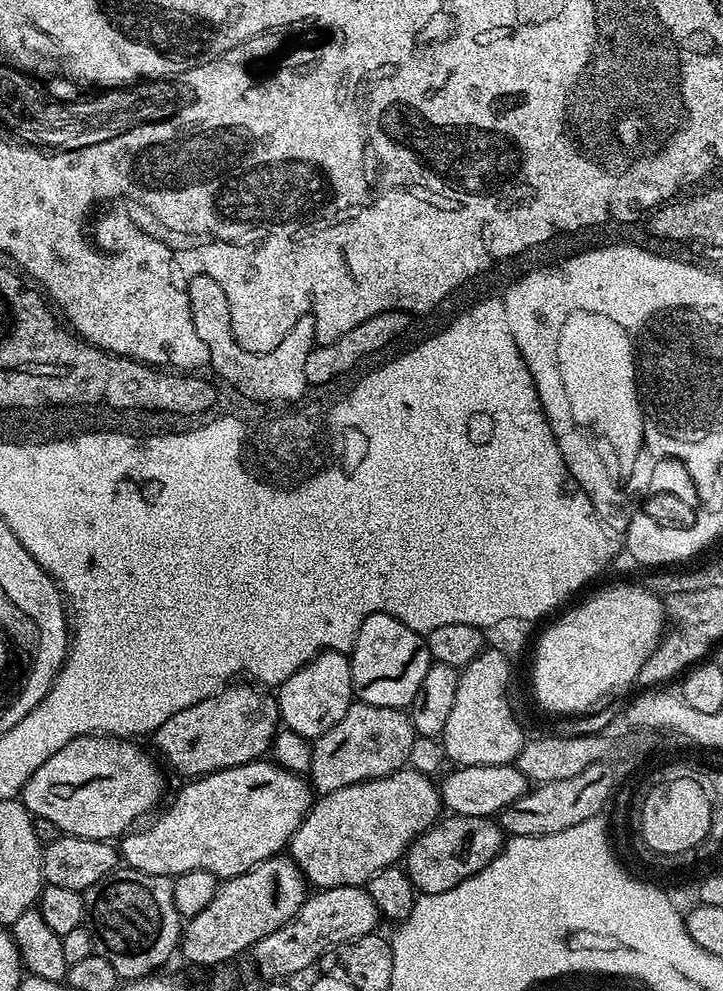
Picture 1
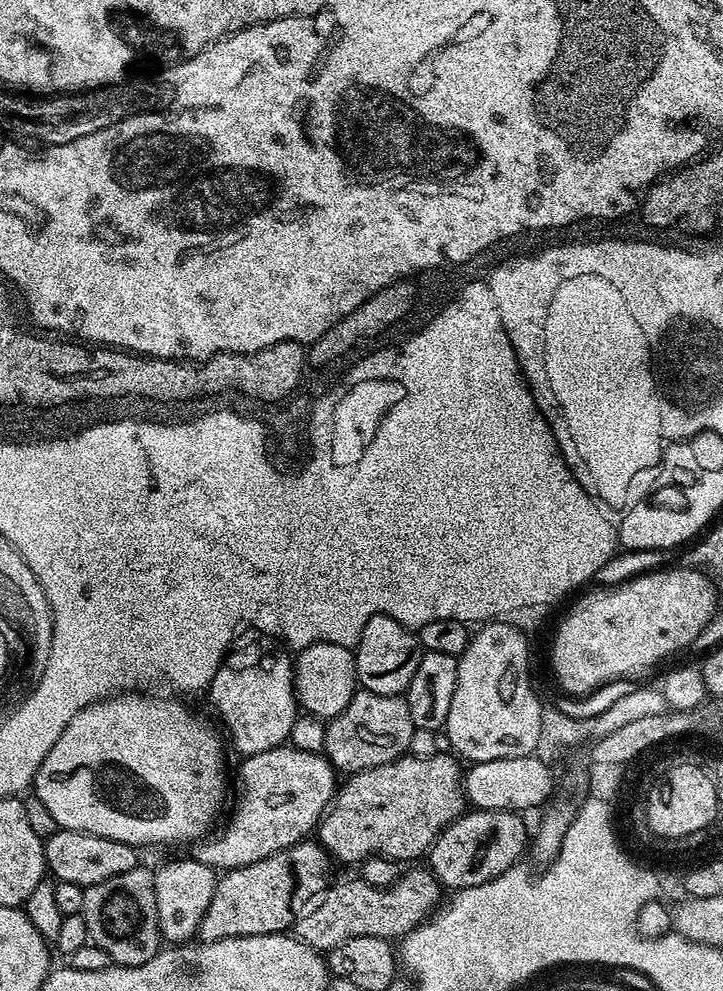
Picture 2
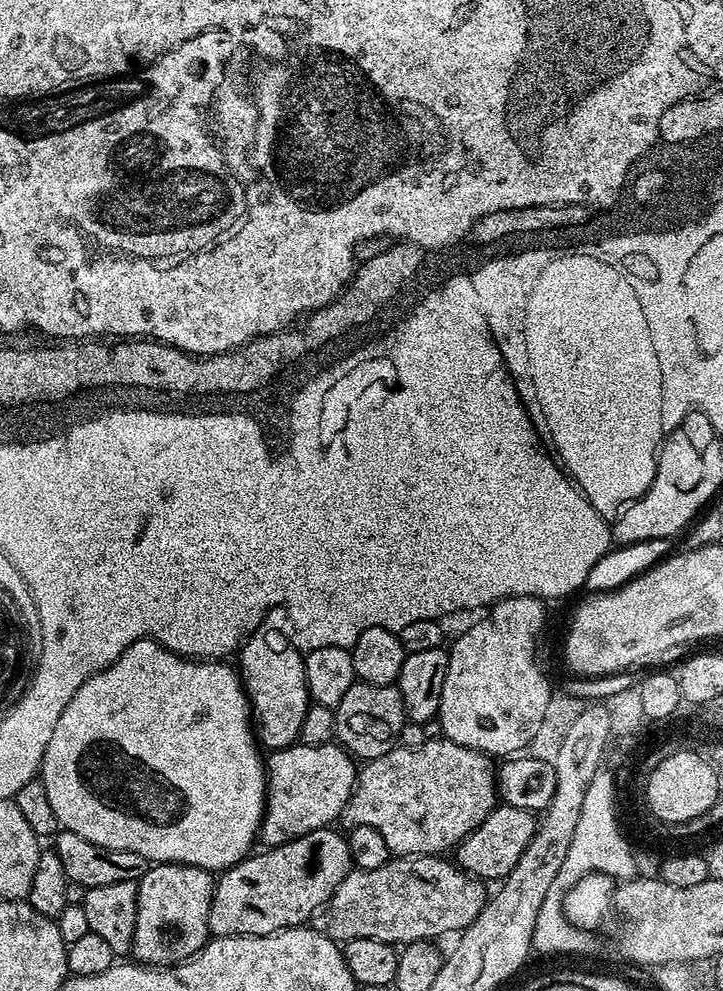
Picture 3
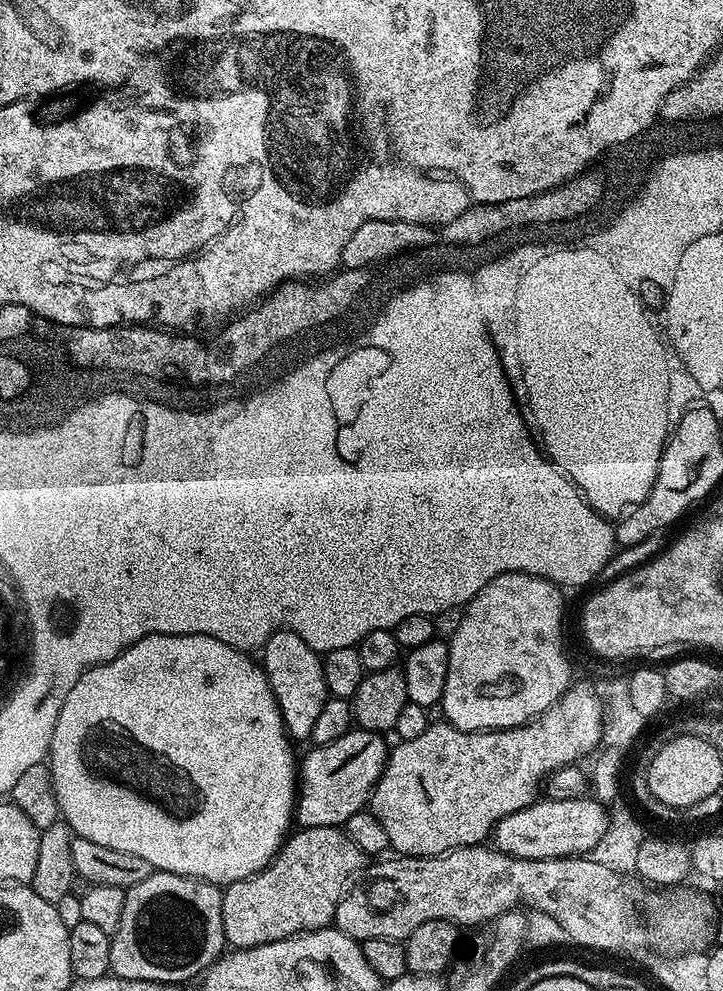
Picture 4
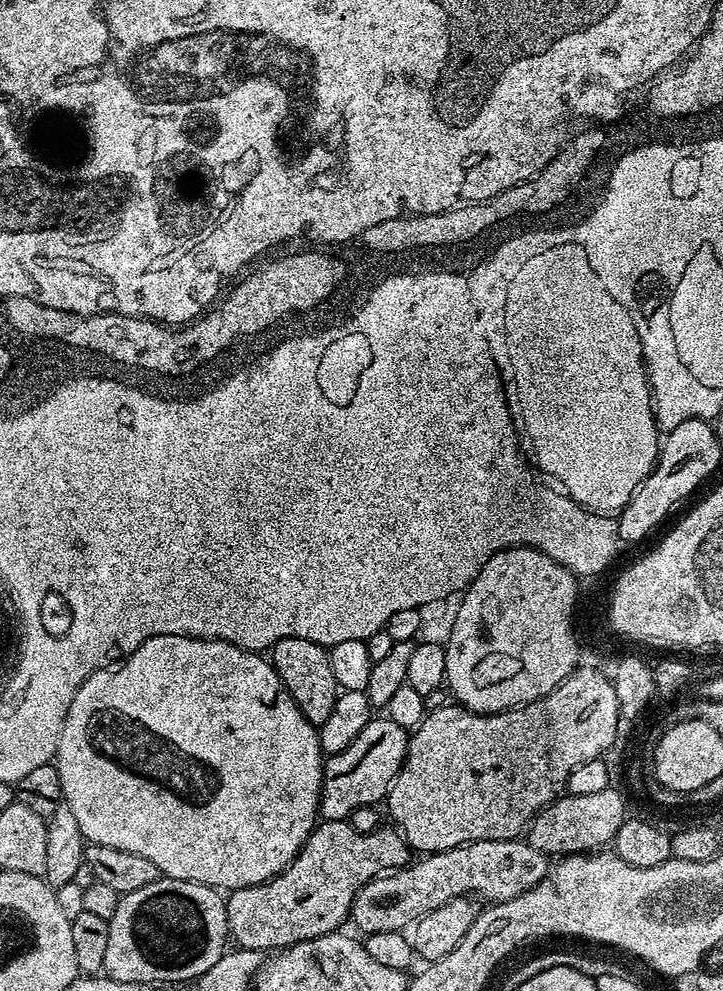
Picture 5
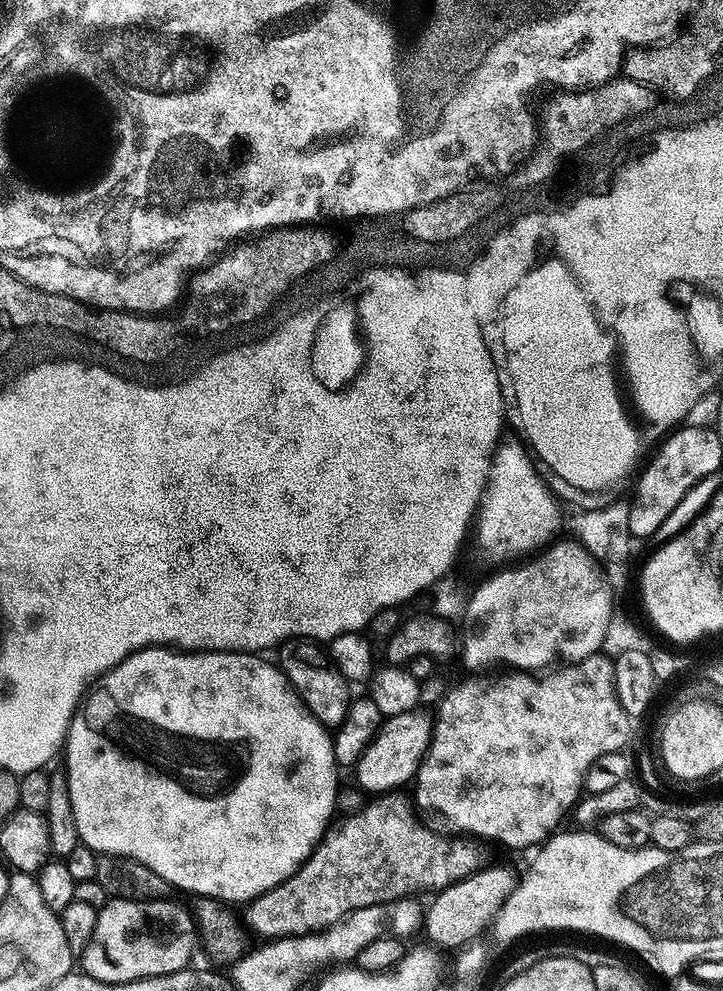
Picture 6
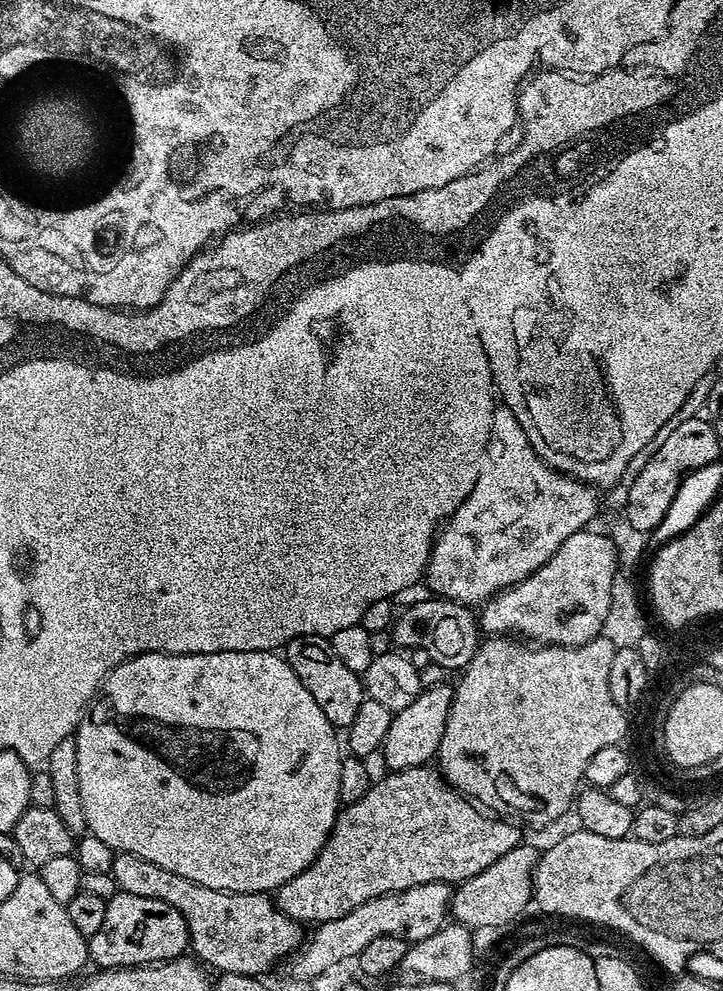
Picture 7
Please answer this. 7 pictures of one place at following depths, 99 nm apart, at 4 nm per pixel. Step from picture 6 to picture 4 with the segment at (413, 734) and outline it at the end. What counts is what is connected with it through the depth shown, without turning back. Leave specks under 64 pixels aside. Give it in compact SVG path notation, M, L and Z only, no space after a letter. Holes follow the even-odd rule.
M356 726L352 731L342 734L329 744L317 744L309 747L309 752L302 756L298 764L298 795L296 797L296 810L294 820L300 828L335 828L344 825L350 814L365 811L369 803L372 788L379 782L384 772L384 764L388 760L390 744L379 732L365 732Z

